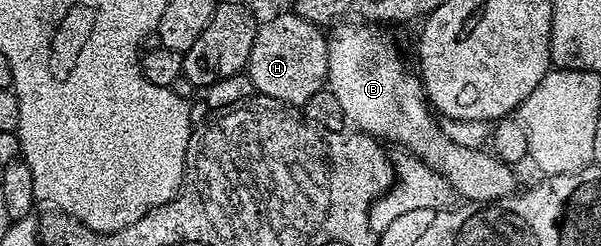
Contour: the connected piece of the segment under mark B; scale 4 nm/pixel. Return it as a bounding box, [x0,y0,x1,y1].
[327,22,519,205]

